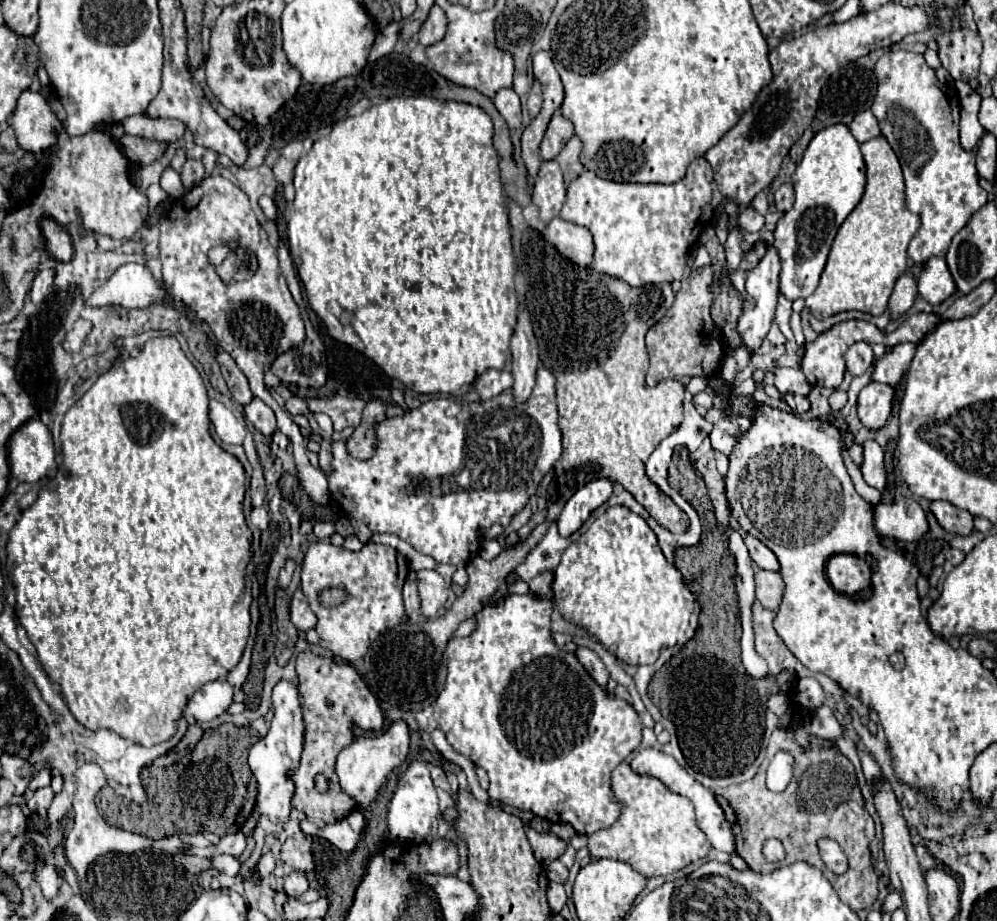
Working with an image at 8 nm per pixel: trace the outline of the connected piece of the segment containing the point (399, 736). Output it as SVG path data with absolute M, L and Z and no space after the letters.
M405 721L387 725L387 729L377 737L357 739L339 753L335 773L339 777L339 785L341 785L343 793L347 793L355 801L355 809L363 811L375 801L379 787L385 783L387 775L399 763L405 761L407 753L409 753L409 727Z

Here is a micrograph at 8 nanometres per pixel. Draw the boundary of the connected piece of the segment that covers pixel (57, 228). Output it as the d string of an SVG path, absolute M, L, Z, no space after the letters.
M45 217L41 221L41 231L47 241L47 253L57 261L69 261L73 255L73 245L67 229L61 227L57 221Z

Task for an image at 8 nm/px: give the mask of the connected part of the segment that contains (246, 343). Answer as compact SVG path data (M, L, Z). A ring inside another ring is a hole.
M215 175L203 179L201 185L195 185L187 195L175 201L169 217L161 221L159 253L163 261L163 285L167 287L167 293L173 299L187 303L187 307L197 311L197 315L209 323L219 345L235 359L237 367L245 373L253 395L265 401L275 411L277 427L291 439L297 463L297 477L305 493L313 501L325 505L329 501L327 477L319 469L309 465L309 459L305 455L305 441L299 427L289 419L289 415L277 405L277 401L263 385L263 371L273 363L275 355L303 343L305 327L301 313L281 275L277 251L269 245L267 233L259 227L247 195L225 177ZM231 237L243 237L243 245L249 247L259 261L259 271L249 281L235 283L235 287L223 285L219 275L215 273L215 267L211 267L207 261L207 251L215 245L229 241Z

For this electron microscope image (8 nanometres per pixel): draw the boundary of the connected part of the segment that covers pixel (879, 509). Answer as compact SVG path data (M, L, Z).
M903 497L891 505L875 505L875 529L881 537L917 541L929 525L921 505L911 497Z

